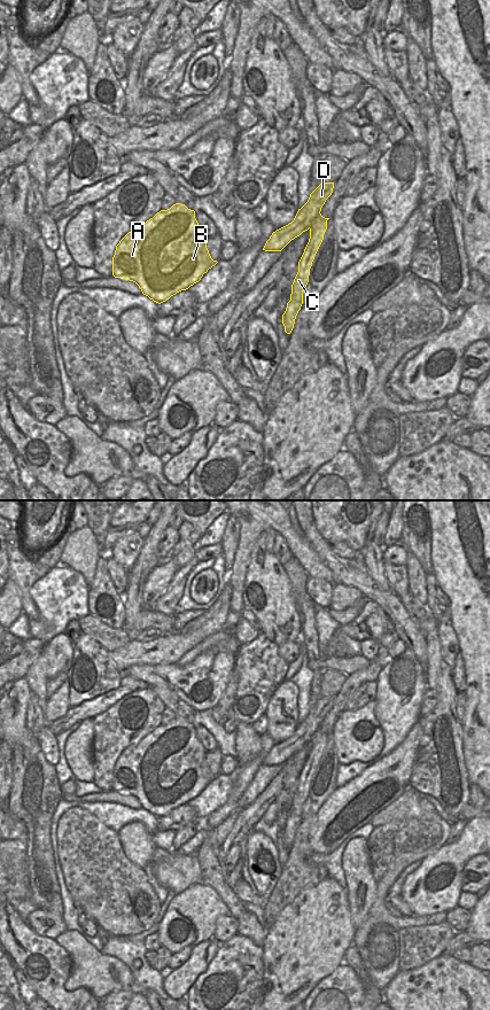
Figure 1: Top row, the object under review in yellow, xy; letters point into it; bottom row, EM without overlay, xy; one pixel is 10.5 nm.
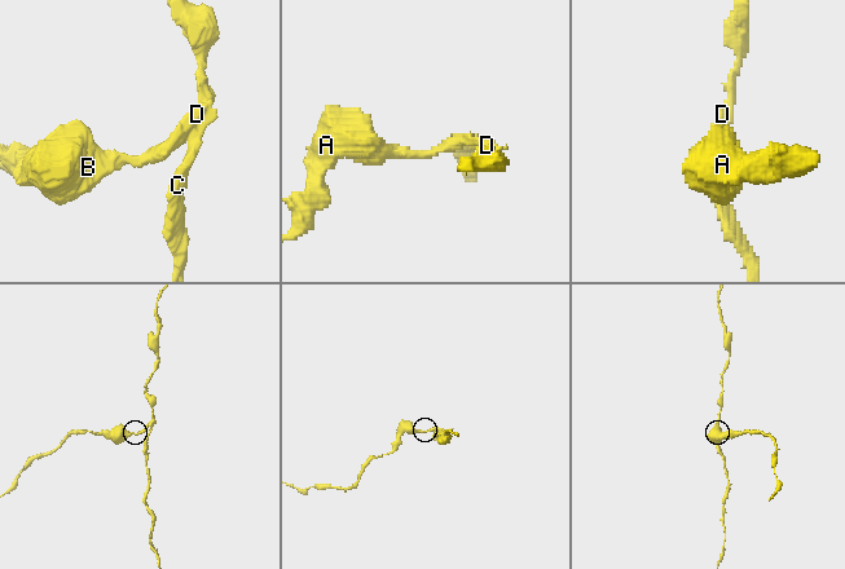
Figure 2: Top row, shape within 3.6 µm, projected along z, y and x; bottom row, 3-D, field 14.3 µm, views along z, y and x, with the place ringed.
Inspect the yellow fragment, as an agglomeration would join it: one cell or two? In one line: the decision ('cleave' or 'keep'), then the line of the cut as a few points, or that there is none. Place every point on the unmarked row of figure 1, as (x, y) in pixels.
cleave; cut in xy along (319, 727), (309, 742)

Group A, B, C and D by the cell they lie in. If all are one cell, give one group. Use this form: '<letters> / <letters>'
A B D / C

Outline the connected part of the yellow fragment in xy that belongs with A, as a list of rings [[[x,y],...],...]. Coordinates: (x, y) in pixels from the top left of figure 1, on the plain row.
[[[176,717],[119,755],[112,771],[112,790],[135,797],[143,809],[161,818],[199,797],[217,777],[209,768],[207,752],[195,732],[195,725]]]

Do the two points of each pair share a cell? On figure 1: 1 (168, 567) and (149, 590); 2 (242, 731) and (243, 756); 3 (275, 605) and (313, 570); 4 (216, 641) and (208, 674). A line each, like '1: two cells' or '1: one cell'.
1: one cell
2: one cell
3: two cells
4: two cells

